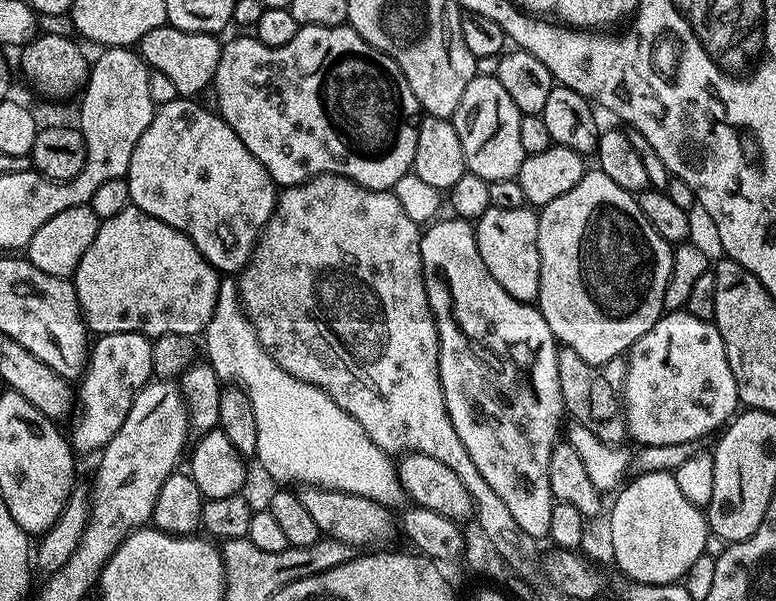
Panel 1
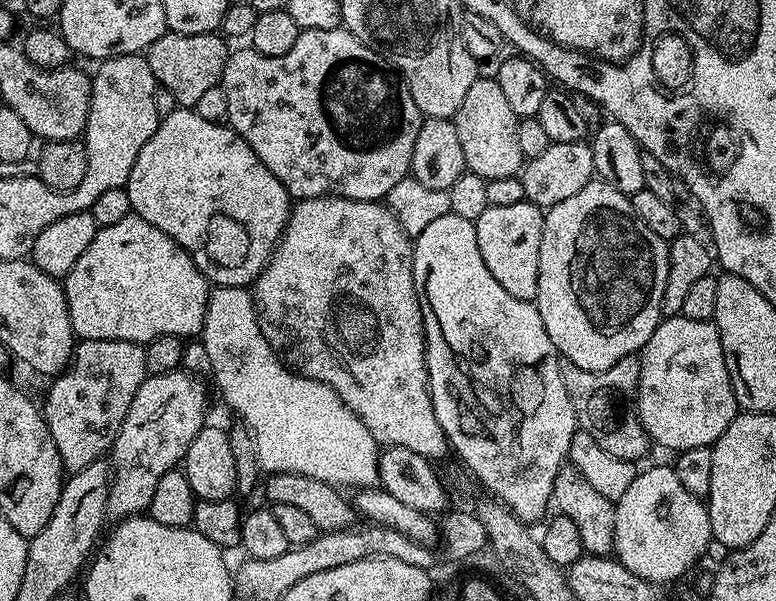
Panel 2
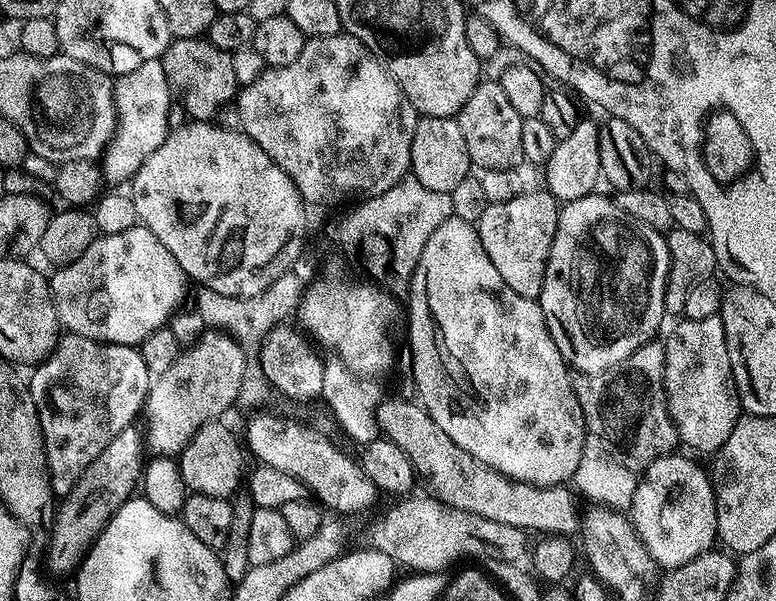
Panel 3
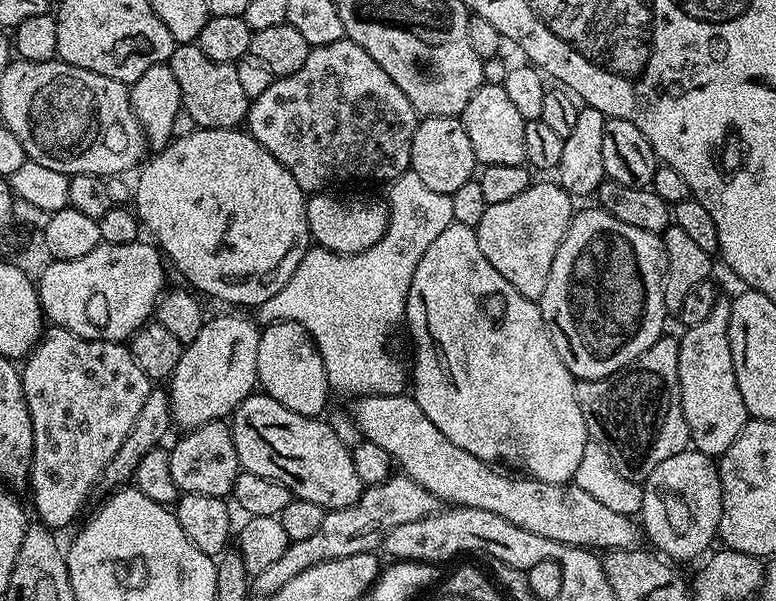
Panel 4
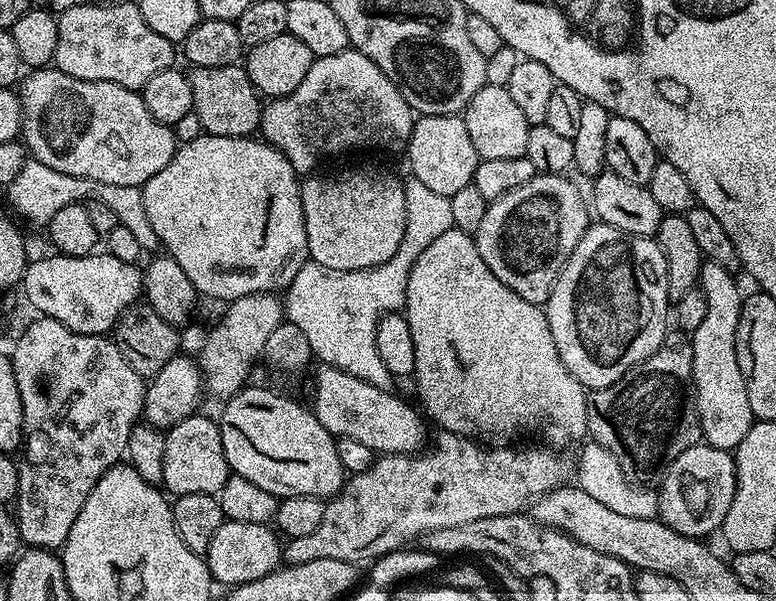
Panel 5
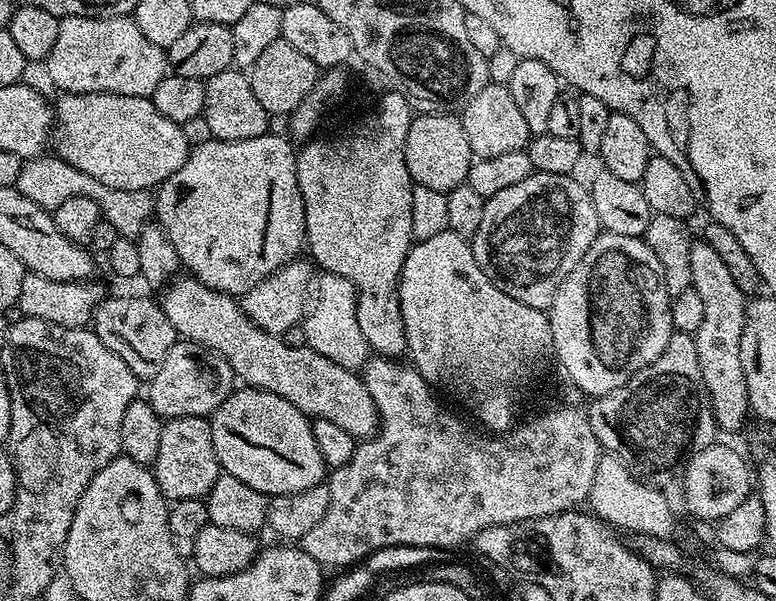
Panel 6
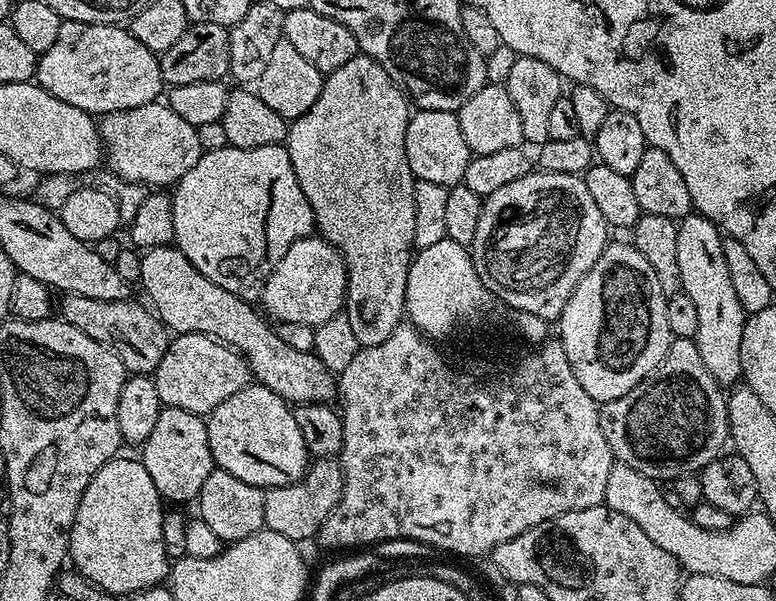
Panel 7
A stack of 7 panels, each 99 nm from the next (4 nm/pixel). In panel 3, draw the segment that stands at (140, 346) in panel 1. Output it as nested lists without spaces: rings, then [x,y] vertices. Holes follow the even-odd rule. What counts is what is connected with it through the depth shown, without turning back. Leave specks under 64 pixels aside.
[[[61,335],[56,342],[56,349],[39,364],[35,365],[30,380],[32,401],[36,403],[38,418],[42,426],[44,453],[48,463],[48,477],[52,483],[52,491],[63,498],[68,491],[82,478],[82,474],[122,434],[122,430],[133,427],[132,419],[141,415],[144,399],[148,397],[150,377],[146,370],[146,362],[142,362],[139,347],[131,344],[103,344],[90,338]]]

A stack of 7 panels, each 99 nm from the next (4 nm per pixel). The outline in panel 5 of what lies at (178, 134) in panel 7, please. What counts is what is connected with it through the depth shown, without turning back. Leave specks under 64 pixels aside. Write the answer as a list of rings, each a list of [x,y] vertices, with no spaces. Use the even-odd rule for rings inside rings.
[[[49,66],[29,71],[19,81],[18,95],[22,143],[31,159],[53,170],[94,182],[141,187],[176,153],[175,131],[146,110],[137,89],[70,78]]]

